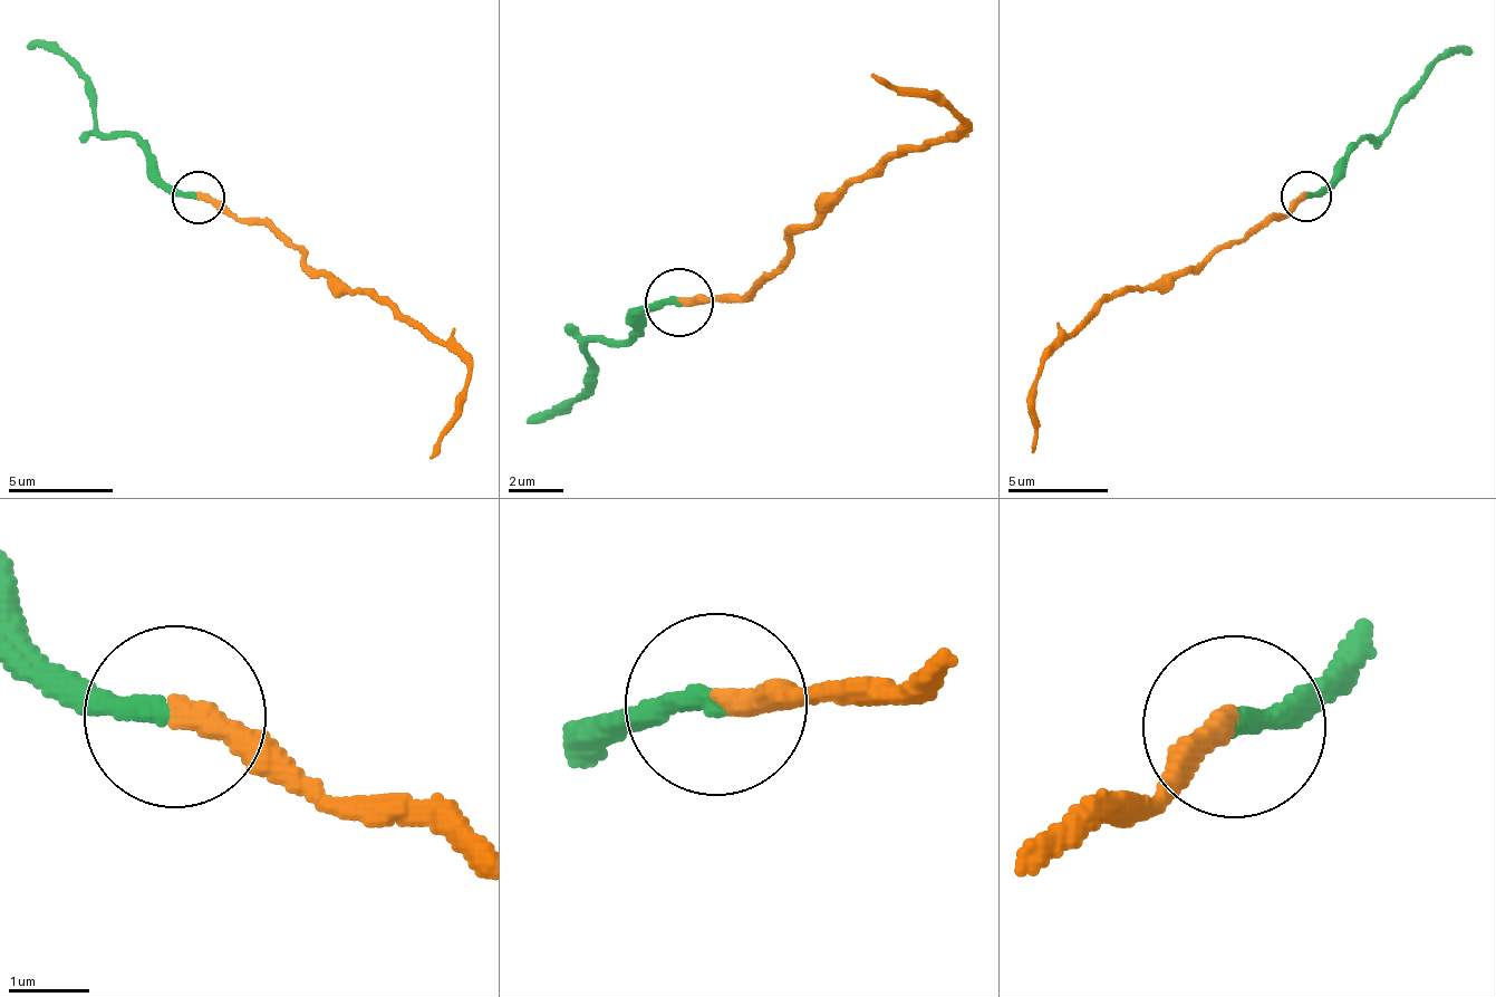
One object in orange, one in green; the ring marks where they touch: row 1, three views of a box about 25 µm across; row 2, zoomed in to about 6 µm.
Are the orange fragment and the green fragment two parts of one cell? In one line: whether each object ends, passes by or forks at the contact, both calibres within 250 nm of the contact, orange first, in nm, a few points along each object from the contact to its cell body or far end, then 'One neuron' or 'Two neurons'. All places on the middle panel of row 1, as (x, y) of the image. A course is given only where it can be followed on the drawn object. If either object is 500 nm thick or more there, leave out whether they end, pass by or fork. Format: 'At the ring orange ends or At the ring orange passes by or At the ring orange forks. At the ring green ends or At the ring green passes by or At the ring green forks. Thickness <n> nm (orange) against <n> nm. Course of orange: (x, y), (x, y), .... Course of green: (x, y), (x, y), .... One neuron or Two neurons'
At the ring orange ends. At the ring green ends. Thickness 300 nm (orange) against 260 nm. Course of orange: (681, 304), (754, 294), (797, 229), (961, 116), (870, 74). Course of green: (681, 304), (652, 306), (640, 313), (628, 338), (588, 343), (597, 361), (572, 399), (530, 424). One neuron

